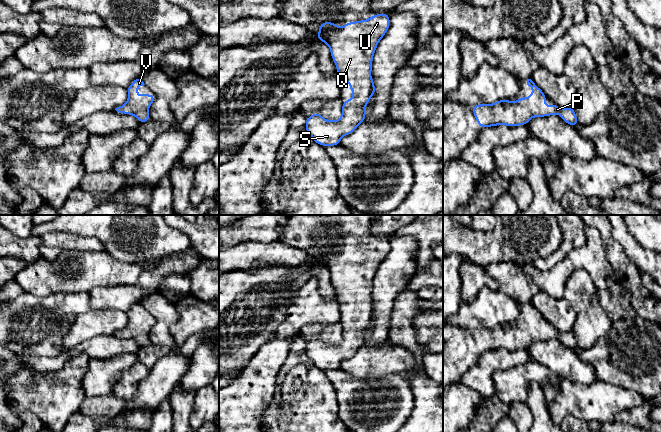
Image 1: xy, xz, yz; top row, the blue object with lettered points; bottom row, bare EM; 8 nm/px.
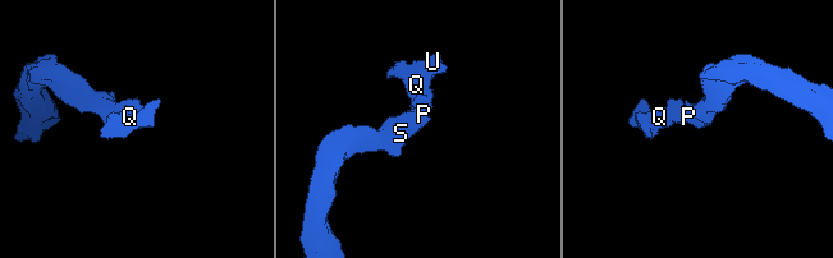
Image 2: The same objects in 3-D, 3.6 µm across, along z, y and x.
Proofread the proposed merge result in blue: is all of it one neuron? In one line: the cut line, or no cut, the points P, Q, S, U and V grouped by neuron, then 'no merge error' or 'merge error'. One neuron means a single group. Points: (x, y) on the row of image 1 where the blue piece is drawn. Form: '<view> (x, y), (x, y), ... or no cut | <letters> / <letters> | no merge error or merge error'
no cut | P Q S U V | no merge error

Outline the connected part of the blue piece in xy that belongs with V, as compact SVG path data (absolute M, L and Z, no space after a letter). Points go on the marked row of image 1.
M141 79L134 80L127 87L128 100L123 106L119 106L115 109L121 114L134 115L140 124L145 123L151 119L147 110L156 98L154 94L142 94L140 97L137 96L137 88L144 85L145 84Z

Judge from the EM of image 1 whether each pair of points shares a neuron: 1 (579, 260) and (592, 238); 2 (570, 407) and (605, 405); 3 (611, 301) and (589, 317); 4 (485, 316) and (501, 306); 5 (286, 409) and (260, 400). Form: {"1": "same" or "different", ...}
{"1": "same", "2": "same", "3": "different", "4": "same", "5": "different"}

